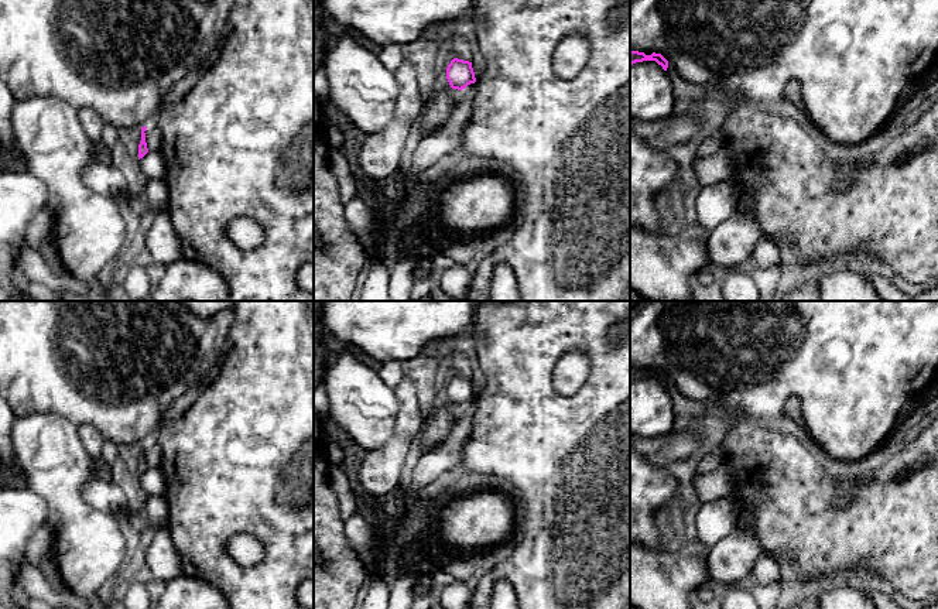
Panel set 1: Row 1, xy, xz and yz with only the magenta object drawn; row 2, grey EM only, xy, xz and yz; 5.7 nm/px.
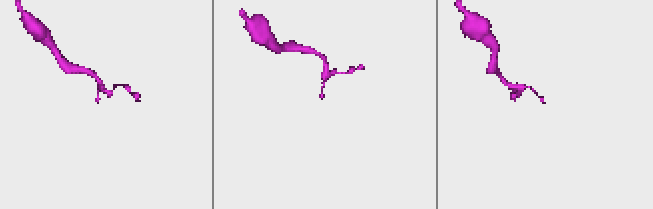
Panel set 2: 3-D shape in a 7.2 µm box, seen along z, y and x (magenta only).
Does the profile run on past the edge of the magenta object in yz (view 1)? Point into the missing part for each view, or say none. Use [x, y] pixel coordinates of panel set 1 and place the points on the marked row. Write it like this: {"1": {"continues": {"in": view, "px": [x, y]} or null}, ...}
{"1": {"continues": null}}

